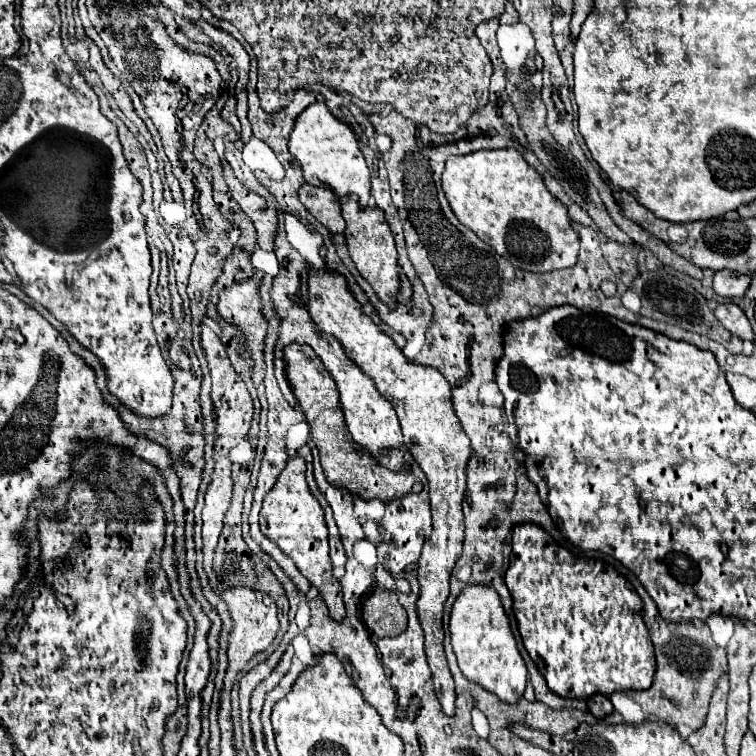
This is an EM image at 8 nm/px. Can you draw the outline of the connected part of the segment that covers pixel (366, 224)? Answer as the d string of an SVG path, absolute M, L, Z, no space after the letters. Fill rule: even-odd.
M355 195L341 197L341 215L345 219L345 231L343 237L347 241L349 255L361 273L361 277L373 287L377 297L389 305L395 307L395 293L399 291L399 273L397 273L397 251L395 241L389 231L389 225L385 221L385 213L379 207L365 207L361 209Z

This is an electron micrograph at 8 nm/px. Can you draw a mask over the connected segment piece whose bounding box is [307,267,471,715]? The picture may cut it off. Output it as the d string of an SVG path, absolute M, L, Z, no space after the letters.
M309 267L307 279L307 311L319 331L333 335L339 339L345 355L357 363L357 367L371 377L377 391L393 405L399 415L399 423L403 429L405 447L423 469L429 481L431 495L431 511L433 511L433 533L423 545L423 553L419 559L417 579L421 585L417 611L419 621L425 631L425 653L429 661L429 669L433 673L435 693L443 705L447 715L455 713L455 685L451 671L447 667L447 657L443 651L443 603L449 597L449 575L455 561L461 555L463 545L463 513L461 501L465 493L465 469L471 457L471 443L465 435L459 417L453 409L451 387L447 379L433 367L413 365L409 363L401 349L395 347L393 339L389 339L369 317L363 315L361 305L349 293L345 285L345 277L337 271L329 269L313 269Z

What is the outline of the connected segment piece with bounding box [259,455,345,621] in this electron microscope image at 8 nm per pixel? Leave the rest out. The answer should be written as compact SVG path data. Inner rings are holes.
M293 457L287 461L285 469L277 477L273 489L263 499L263 509L259 513L261 531L269 537L293 563L297 569L309 579L313 587L321 593L323 601L329 607L329 615L335 621L345 617L345 605L341 595L341 585L331 573L331 559L329 559L329 545L327 545L327 527L323 519L323 509L319 501L311 495L307 481L305 481L305 459Z

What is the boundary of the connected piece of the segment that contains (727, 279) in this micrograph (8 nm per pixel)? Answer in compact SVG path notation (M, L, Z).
M721 269L713 277L713 291L721 297L743 297L751 283L749 275L737 275L735 271Z

